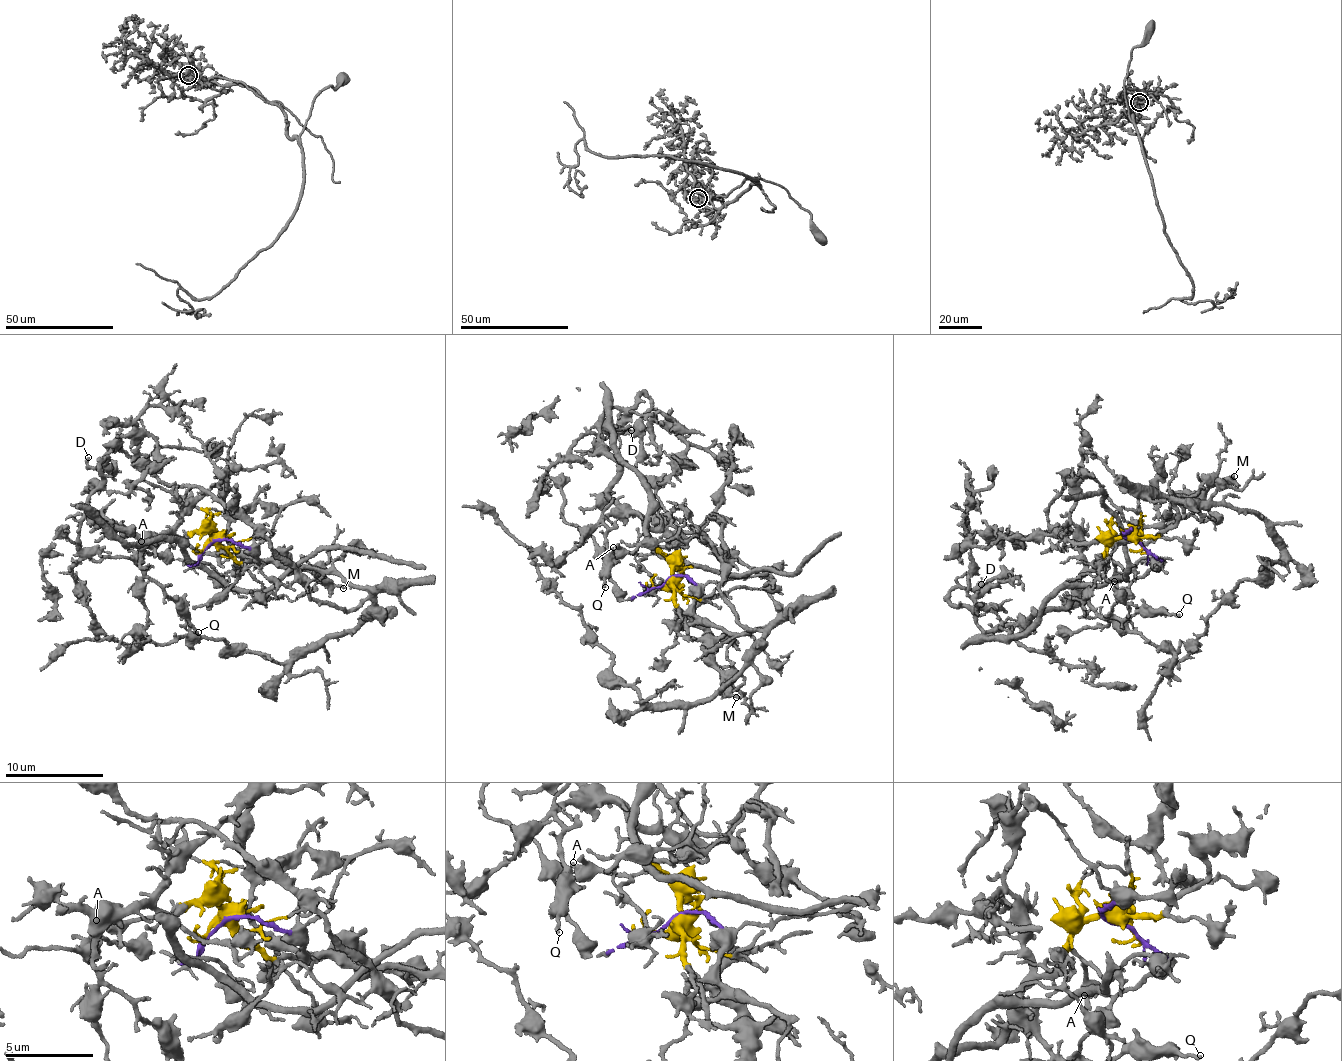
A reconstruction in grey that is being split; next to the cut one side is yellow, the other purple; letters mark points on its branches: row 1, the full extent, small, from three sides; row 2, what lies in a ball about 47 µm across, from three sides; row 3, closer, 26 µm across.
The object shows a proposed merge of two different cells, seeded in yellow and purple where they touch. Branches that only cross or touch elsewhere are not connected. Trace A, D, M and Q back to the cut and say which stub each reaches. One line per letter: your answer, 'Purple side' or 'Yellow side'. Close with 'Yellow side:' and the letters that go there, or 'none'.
A: Yellow side
D: Yellow side
M: Yellow side
Q: Yellow side
Yellow side: A, D, M, Q

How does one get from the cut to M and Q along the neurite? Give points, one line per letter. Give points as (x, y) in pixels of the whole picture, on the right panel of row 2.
M: (1132, 541), (1164, 532), (1166, 525), (1177, 523), (1184, 502), (1228, 476), (1233, 476)
Q: (1132, 541), (1106, 541), (1097, 566), (1084, 571), (1085, 601), (1121, 619), (1152, 610), (1179, 614)

